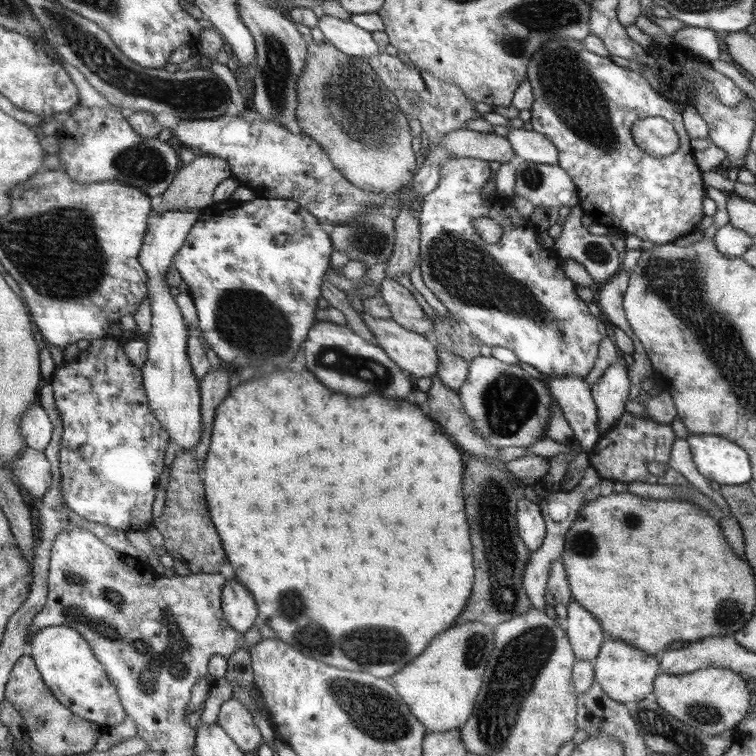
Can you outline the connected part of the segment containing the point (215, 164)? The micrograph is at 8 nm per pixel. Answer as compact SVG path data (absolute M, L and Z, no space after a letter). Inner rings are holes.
M197 154L196 158L178 172L170 190L162 194L162 202L154 208L158 213L168 209L203 209L213 204L215 187L233 176L226 160Z

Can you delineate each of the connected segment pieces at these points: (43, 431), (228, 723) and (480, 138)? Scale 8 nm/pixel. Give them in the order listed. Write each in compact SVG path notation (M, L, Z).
M34 402L26 408L20 420L20 433L24 435L26 448L44 452L52 438L54 425L45 407Z
M230 698L220 706L217 723L240 750L246 753L249 751L256 753L259 746L264 743L252 713L236 698Z
M460 130L448 134L441 142L445 150L452 151L452 155L459 158L477 158L488 162L517 161L516 153L510 142L496 134L484 134L474 130Z

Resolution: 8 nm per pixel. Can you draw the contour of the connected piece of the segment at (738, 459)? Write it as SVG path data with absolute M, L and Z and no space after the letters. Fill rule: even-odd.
M691 434L686 440L690 444L693 462L706 479L716 481L720 485L739 486L753 479L752 465L746 450L730 439L714 434Z

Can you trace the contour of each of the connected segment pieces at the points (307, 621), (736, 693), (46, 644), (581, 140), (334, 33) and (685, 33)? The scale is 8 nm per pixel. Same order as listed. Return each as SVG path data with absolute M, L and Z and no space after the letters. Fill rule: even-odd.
M278 370L258 380L241 382L230 389L228 396L216 409L210 452L205 458L202 476L202 482L206 480L204 488L209 516L230 560L227 571L254 590L253 597L261 612L260 624L270 626L276 638L290 643L294 648L298 646L298 650L302 650L302 654L310 654L310 658L322 658L318 661L342 670L367 672L382 679L398 673L404 664L409 664L424 653L434 637L454 626L456 618L461 617L467 606L474 584L470 528L462 498L462 454L448 440L448 436L436 432L436 424L414 404L413 401L410 404L406 400L392 400L380 394L348 398L326 388L308 370L298 374Z
M706 667L688 674L660 674L654 682L654 696L664 711L682 723L706 734L720 735L746 718L752 692L744 676L722 667Z
M64 625L42 628L32 636L30 646L30 656L34 659L44 684L76 716L95 722L100 727L113 727L124 721L127 716L118 688L80 631Z
M557 37L550 40L529 63L527 81L532 86L534 104L530 124L532 131L548 138L558 150L558 165L567 171L580 192L579 206L592 217L594 222L611 227L614 230L632 234L656 245L674 243L678 238L698 230L704 208L702 200L706 198L701 167L697 165L690 136L686 133L683 114L674 107L674 103L654 92L650 82L640 76L633 67L626 69L615 64L610 58L586 50L583 43ZM648 116L662 116L672 123L679 137L679 150L667 157L654 157L642 151L632 137L632 126Z
M324 15L319 19L317 28L323 33L325 42L352 57L372 59L383 50L376 44L376 40L372 39L369 31L363 30L351 21Z
M686 25L673 36L675 43L689 51L694 51L696 56L710 62L719 59L721 37L715 31L709 34L708 28L697 28L691 25Z

